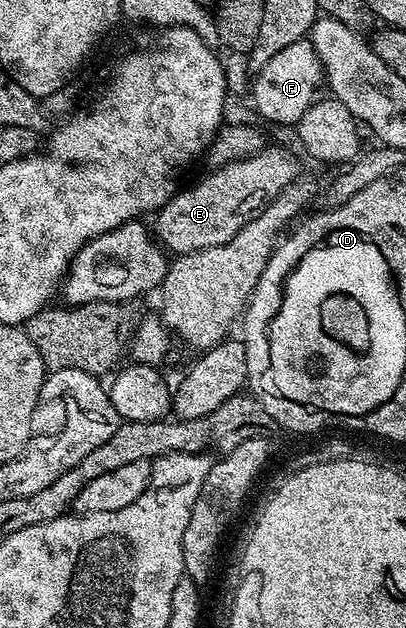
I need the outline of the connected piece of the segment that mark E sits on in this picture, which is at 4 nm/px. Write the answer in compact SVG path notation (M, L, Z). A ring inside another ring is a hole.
M263 147L250 157L217 166L191 189L183 188L175 193L174 198L158 210L153 232L174 255L200 251L204 247L220 247L299 177L298 161L288 150Z

